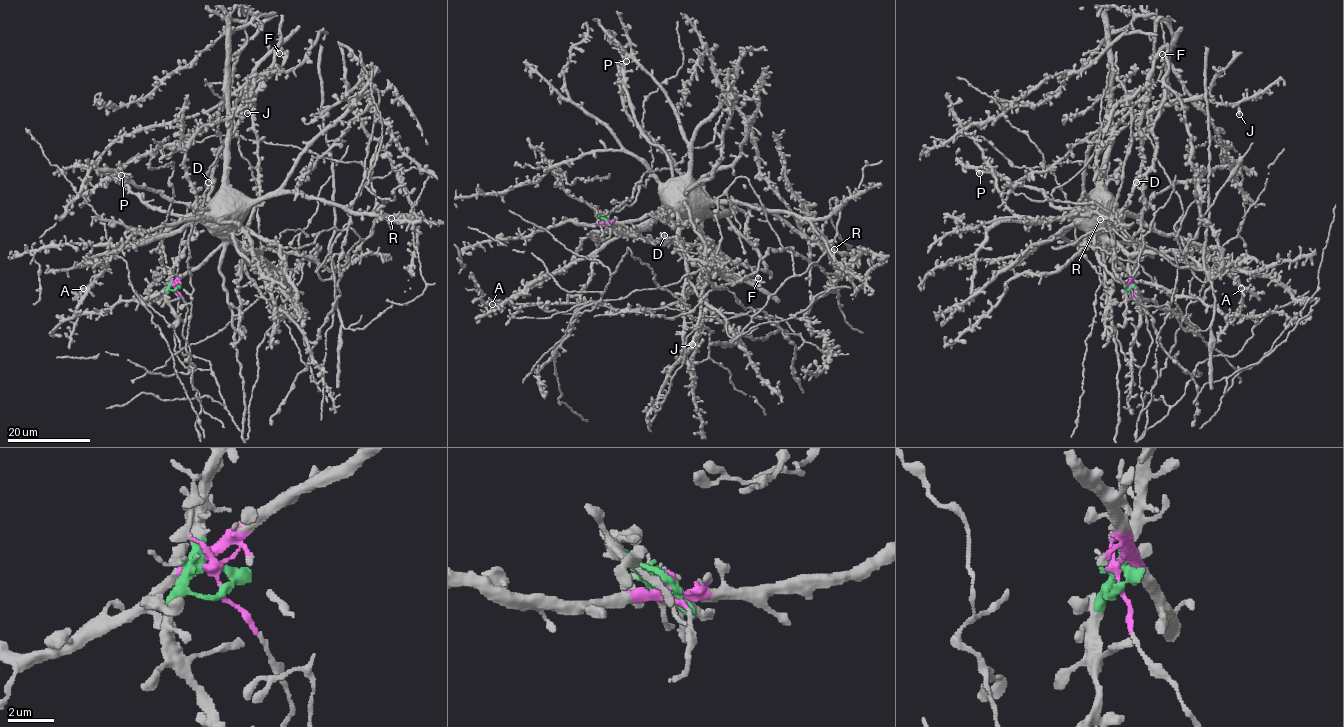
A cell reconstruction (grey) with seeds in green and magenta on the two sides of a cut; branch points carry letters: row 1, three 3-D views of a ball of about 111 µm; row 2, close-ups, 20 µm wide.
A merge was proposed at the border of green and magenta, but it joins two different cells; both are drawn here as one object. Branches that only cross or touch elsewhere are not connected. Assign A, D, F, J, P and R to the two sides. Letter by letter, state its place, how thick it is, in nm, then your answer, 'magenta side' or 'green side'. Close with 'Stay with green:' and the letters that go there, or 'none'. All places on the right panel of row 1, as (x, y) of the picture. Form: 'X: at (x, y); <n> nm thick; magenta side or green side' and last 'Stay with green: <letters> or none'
A: at (1241, 288); 400 nm thick; magenta side
D: at (1136, 182); 280 nm thick; green side
F: at (1162, 54); 360 nm thick; green side
J: at (1239, 114); 400 nm thick; magenta side
P: at (979, 173); 480 nm thick; magenta side
R: at (1100, 219); 200 nm thick; magenta side
Stay with green: D, F

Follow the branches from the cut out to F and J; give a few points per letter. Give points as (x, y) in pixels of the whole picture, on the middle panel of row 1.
F: (607, 221), (623, 233), (650, 241), (701, 244), (732, 262), (753, 267), (758, 278)
J: (607, 221), (637, 221), (669, 211), (680, 215), (693, 207), (700, 217), (706, 313), (701, 334), (692, 344)

